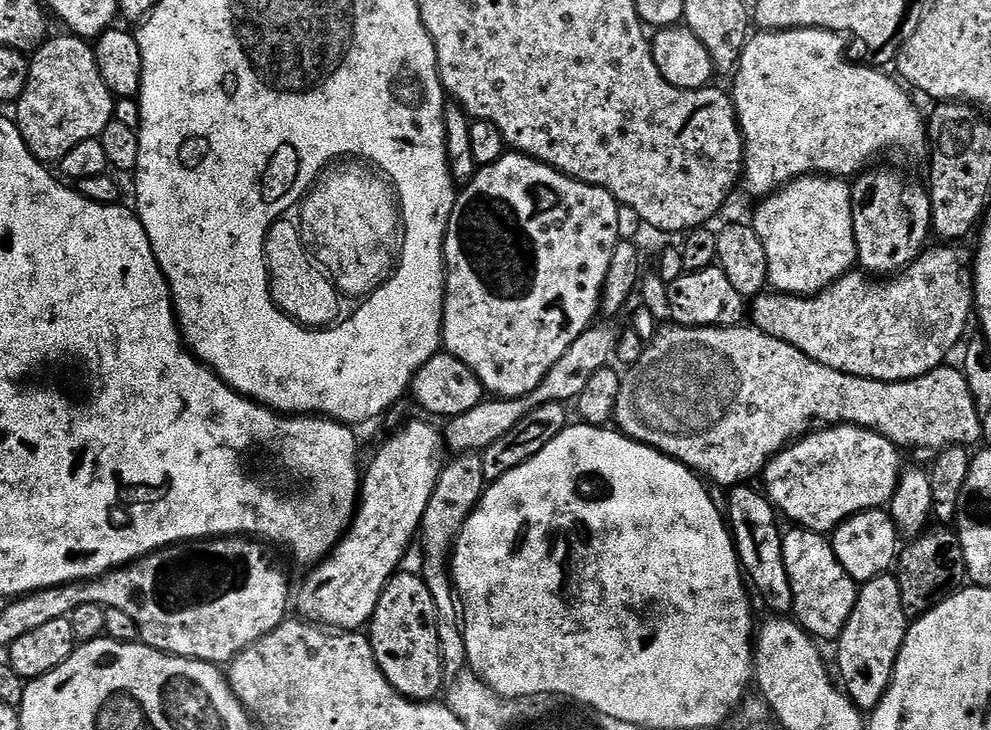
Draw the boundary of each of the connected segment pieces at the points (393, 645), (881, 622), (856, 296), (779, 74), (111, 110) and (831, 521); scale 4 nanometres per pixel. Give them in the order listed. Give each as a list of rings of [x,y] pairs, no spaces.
[[[397,571],[378,598],[378,606],[370,621],[372,649],[386,682],[390,682],[390,686],[394,686],[394,690],[399,696],[417,702],[432,702],[439,697],[436,695],[439,694],[440,687],[446,682],[443,658],[440,655],[438,642],[438,618],[434,600],[431,598],[430,590],[427,589],[422,576],[415,571],[414,573],[404,571]]]
[[[895,575],[875,576],[859,585],[854,614],[850,614],[850,620],[846,622],[834,647],[843,691],[861,713],[871,714],[878,702],[882,702],[892,681],[896,659],[902,650],[909,623],[910,617],[902,610],[902,594]]]
[[[960,246],[932,247],[925,247],[914,263],[883,282],[876,278],[869,279],[863,271],[853,270],[814,296],[788,296],[785,292],[765,290],[751,301],[751,323],[782,342],[790,342],[790,346],[814,358],[814,362],[851,376],[881,380],[887,384],[924,376],[947,361],[944,359],[948,351],[960,339],[965,339],[964,327],[974,316],[969,253],[967,256]]]
[[[788,28],[785,32],[774,32],[771,30],[760,30],[756,33],[749,35],[748,37],[748,44],[742,50],[742,54],[740,55],[740,62],[736,65],[736,71],[734,73],[734,79],[736,81],[733,82],[732,88],[730,87],[730,95],[732,98],[732,105],[736,107],[736,120],[740,123],[740,135],[744,137],[744,158],[742,161],[742,184],[745,184],[748,187],[748,192],[752,196],[756,196],[755,198],[763,198],[765,196],[771,196],[773,192],[776,191],[777,188],[782,188],[784,185],[789,184],[791,180],[798,179],[799,176],[806,176],[812,173],[816,173],[822,176],[834,176],[837,178],[852,178],[855,177],[857,174],[865,171],[873,163],[872,160],[875,158],[879,152],[884,152],[887,148],[901,148],[904,152],[916,152],[919,150],[920,147],[925,147],[926,144],[926,120],[925,117],[922,115],[920,117],[920,112],[916,109],[916,104],[914,101],[911,100],[910,97],[907,96],[909,93],[905,91],[903,87],[891,75],[890,77],[887,76],[887,71],[881,70],[879,67],[871,66],[872,68],[867,68],[866,65],[860,64],[855,68],[854,65],[851,64],[850,61],[844,57],[844,43],[846,43],[845,37],[841,35],[839,32],[827,32],[825,28]]]
[[[75,34],[53,35],[36,49],[28,66],[26,90],[22,90],[14,105],[16,128],[22,134],[26,146],[41,162],[58,162],[78,146],[78,142],[94,140],[103,134],[107,124],[114,119],[116,100],[107,88],[95,62],[93,45]]]
[[[856,424],[824,426],[799,437],[791,446],[773,456],[764,467],[762,488],[785,521],[793,520],[791,523],[795,527],[805,528],[807,532],[831,534],[843,520],[849,520],[854,514],[891,505],[896,487],[900,484],[900,456],[901,449],[869,428],[860,428]]]

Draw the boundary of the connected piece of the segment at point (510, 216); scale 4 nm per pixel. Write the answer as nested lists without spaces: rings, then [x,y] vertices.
[[[515,150],[498,157],[492,164],[477,167],[471,180],[459,189],[456,205],[450,214],[448,232],[444,235],[444,266],[446,269],[446,291],[444,294],[444,330],[442,333],[442,348],[458,362],[466,362],[470,370],[482,382],[485,393],[501,400],[522,400],[537,388],[550,374],[550,366],[578,342],[580,335],[593,327],[595,316],[598,316],[600,294],[604,289],[606,274],[610,270],[610,258],[614,258],[616,245],[622,239],[620,233],[621,205],[605,188],[587,184],[566,176],[563,172],[543,164],[541,160],[533,160]]]

